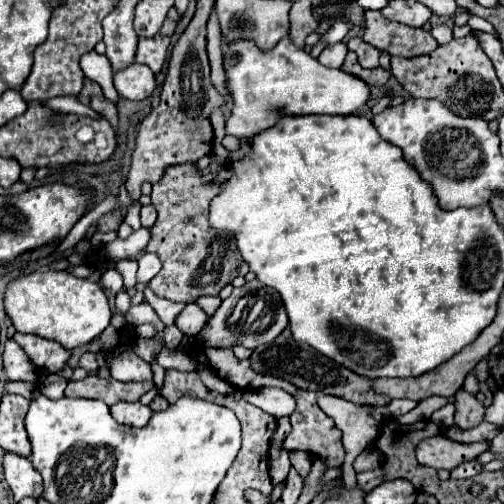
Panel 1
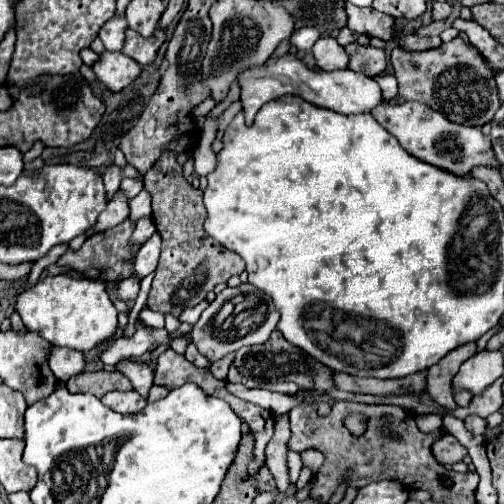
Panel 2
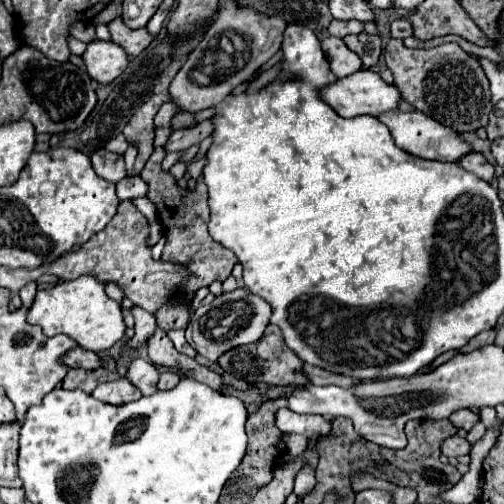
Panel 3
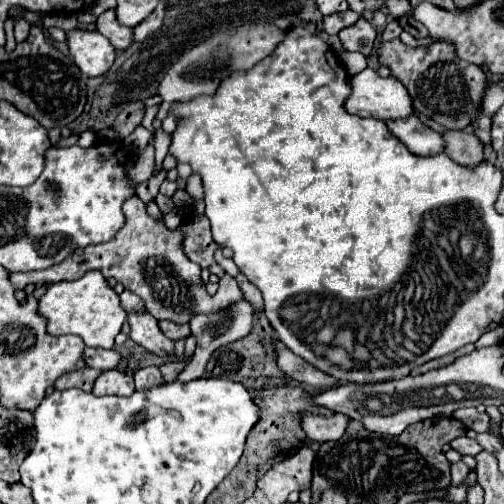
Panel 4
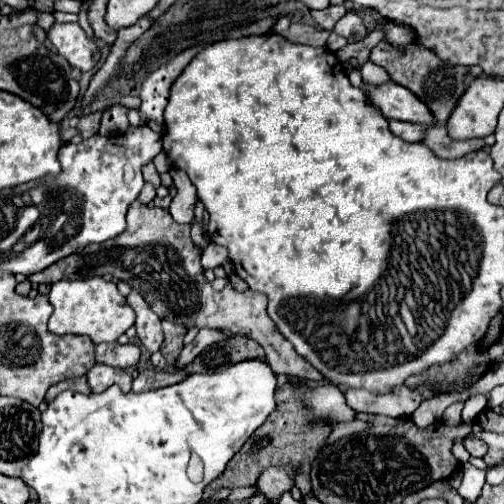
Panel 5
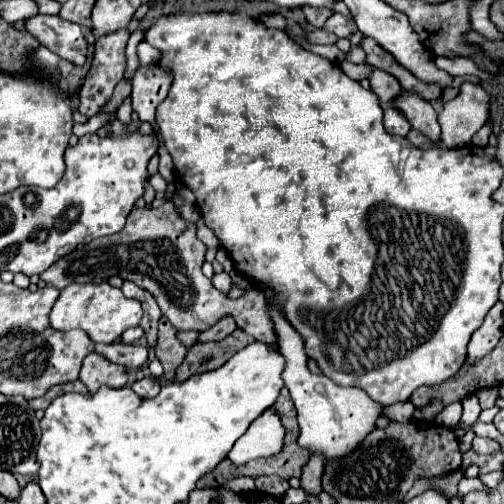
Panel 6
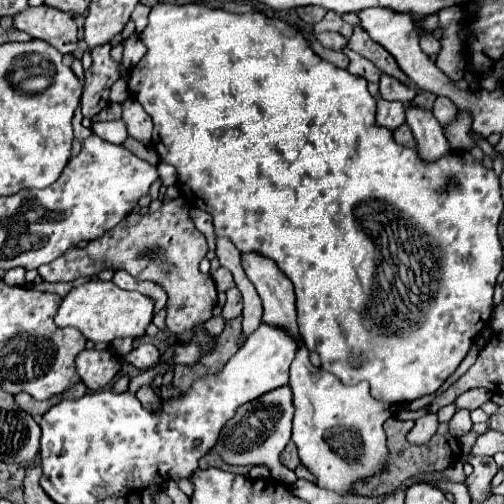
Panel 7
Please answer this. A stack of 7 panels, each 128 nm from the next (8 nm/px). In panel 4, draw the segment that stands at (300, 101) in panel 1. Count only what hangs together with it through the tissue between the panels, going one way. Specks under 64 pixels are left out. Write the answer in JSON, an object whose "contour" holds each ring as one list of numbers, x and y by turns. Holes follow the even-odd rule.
{"contour":[[366,68,350,80,350,96,344,102,346,112,378,120,406,118,412,114,412,100,394,76,382,78,376,70]]}

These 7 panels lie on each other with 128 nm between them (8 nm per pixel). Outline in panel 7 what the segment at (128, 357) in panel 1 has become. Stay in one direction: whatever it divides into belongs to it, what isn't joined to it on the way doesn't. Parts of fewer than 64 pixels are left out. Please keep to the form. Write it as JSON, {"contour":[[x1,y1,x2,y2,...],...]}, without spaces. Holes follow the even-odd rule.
{"contour":[[142,386,142,388,136,392,136,398,142,402,142,406,144,406,146,410,150,410,150,412,158,412,158,410,160,410,162,400,160,400,158,392,156,392,154,388,150,388,150,386]]}

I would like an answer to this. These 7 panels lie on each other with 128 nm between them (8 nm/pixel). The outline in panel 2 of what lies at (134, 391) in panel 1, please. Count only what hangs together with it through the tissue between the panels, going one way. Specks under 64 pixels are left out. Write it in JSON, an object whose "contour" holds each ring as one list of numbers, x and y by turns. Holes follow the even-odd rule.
{"contour":[[100,370,100,372,84,372,84,374,76,374,72,376,68,382,66,382,66,388,72,392,72,394,78,394,78,392,90,392,94,396,104,396,112,390,120,390,120,392,128,392,132,390,132,382,120,374,120,372,106,372,106,370]]}

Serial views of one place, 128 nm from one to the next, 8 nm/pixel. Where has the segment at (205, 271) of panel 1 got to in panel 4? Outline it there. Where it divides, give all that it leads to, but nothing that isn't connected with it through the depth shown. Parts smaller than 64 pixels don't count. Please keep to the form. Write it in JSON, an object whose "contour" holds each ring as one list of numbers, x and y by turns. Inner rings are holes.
{"contour":[[192,206,182,208,182,224,180,230,184,234,182,248,186,256,196,262,202,270,210,270,210,274,224,276,224,270,214,260,214,252,220,248,210,234,210,222,204,214,196,214],[160,320,160,330,170,338,170,340,180,340,180,338,188,338,190,336,190,326,188,324,176,324,176,322,168,322,168,320]]}

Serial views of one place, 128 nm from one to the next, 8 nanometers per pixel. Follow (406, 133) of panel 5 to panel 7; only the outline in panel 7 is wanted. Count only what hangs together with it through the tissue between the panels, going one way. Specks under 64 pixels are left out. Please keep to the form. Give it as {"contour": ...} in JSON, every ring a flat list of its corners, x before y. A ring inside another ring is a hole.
{"contour":[[378,100,378,110,376,110,376,122,388,130,396,130,398,126,404,124,404,104,402,102,388,102,388,100]]}

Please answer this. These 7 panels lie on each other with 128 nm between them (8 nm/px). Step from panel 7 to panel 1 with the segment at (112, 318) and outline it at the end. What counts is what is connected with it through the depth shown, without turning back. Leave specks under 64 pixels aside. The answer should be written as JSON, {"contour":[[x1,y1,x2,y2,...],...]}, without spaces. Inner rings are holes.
{"contour":[[62,270,32,272,12,280,4,294,4,308,14,328,24,334,36,334,60,342,66,350,90,344,110,324,112,310,100,284,82,280]]}

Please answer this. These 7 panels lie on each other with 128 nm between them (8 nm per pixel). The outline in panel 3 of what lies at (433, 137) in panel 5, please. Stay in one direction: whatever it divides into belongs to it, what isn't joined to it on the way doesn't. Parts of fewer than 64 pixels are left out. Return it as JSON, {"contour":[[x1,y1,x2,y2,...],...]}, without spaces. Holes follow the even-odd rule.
{"contour":[[470,152,468,156,464,156,460,160,460,166,472,174,476,174,478,178,482,180,488,180,488,182,494,182,494,166,486,162,486,158,478,152]]}

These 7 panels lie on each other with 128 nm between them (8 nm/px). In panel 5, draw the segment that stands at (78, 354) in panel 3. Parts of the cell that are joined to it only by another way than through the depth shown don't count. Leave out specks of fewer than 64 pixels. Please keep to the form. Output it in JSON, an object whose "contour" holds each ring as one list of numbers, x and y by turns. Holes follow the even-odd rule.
{"contour":[[110,342,96,346,96,362,100,364,128,368,128,366,136,366,138,360,140,360,140,348,134,344,122,346,118,342]]}

